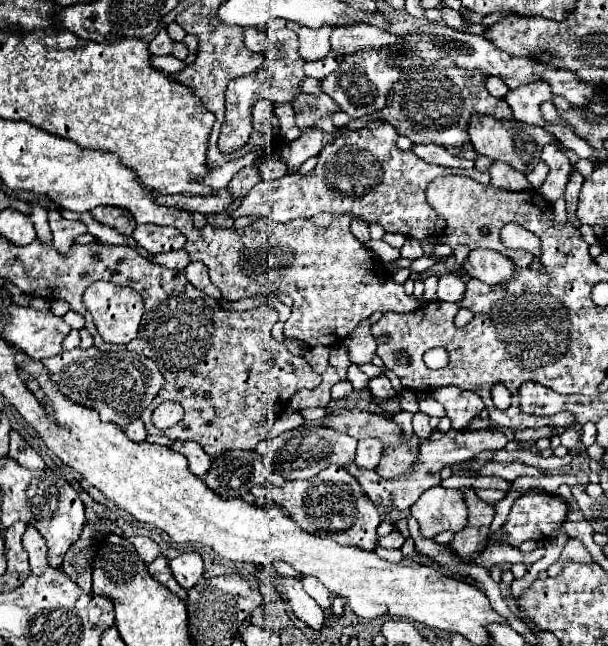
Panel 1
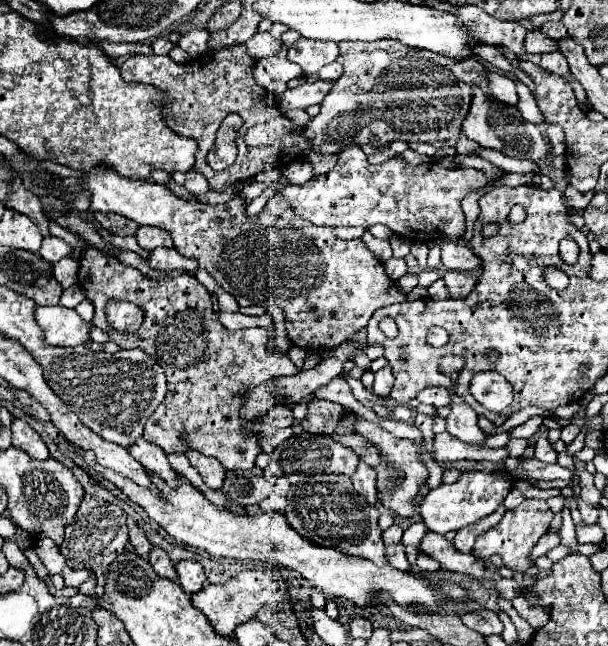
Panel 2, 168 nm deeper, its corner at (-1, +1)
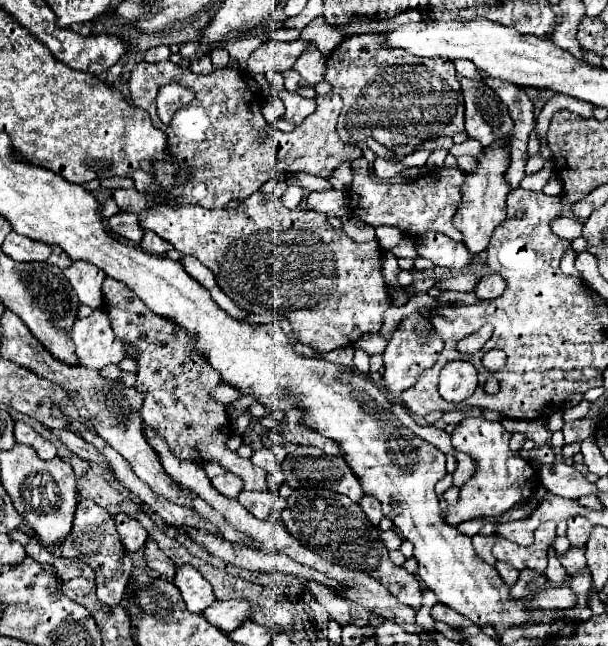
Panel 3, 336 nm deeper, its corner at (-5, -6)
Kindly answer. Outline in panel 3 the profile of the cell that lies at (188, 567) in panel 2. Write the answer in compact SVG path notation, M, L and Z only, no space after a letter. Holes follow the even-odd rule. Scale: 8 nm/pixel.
M191 565L177 567L173 583L181 591L185 603L187 603L187 609L191 613L203 613L215 601L209 581Z

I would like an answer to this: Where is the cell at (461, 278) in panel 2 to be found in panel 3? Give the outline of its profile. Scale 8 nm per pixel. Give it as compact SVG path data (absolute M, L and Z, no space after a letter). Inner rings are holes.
M487 275L473 289L477 299L493 299L499 297L503 291L505 291L505 281L501 275Z

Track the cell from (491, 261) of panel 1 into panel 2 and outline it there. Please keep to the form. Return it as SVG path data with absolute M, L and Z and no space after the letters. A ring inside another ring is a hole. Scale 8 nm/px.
M451 240L451 242L443 242L439 246L441 246L443 264L449 270L475 272L481 266L479 258L473 254L473 250L463 240Z

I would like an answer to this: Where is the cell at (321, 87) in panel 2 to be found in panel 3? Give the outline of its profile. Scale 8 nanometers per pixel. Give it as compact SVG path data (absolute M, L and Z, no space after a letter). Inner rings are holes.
M281 93L279 95L283 101L285 101L285 119L287 121L293 121L293 123L301 123L307 115L311 115L311 111L315 111L317 107L317 101L315 99L307 99L307 97L301 97L297 93Z

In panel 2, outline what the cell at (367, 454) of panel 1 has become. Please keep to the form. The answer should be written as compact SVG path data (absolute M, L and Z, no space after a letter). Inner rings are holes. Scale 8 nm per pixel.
M359 464L355 476L351 478L353 480L353 486L355 486L355 492L359 492L361 496L365 496L367 504L375 504L377 502L377 488L375 488L375 470L367 464Z

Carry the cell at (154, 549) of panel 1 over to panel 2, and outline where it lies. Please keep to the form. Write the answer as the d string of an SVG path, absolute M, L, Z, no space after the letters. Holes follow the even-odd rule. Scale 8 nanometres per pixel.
M127 516L127 528L129 528L129 542L131 542L131 546L135 548L135 552L139 554L139 556L145 556L145 554L149 554L149 550L153 548L151 546L151 542L147 540L147 536L145 536L145 532L137 526L137 522L131 518L131 516Z

